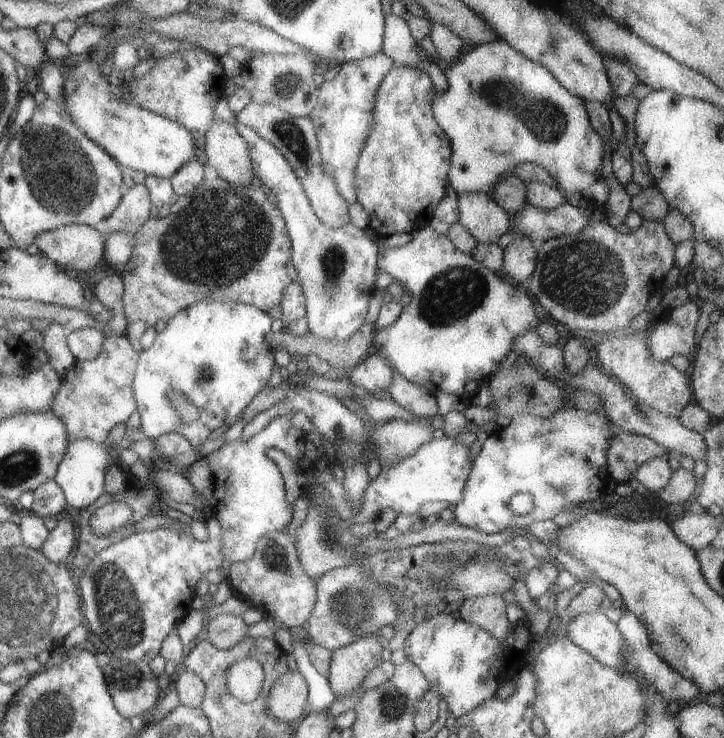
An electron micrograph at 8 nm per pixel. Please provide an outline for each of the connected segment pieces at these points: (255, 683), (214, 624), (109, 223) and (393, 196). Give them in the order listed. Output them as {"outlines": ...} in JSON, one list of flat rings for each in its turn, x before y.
{"outlines":[[[239,658,225,668,225,688,235,700,252,702,262,688,261,666,251,658]],[[219,614,213,617,205,626,207,642,215,649,229,649,235,646,247,634,247,624,239,616]],[[145,184,123,188,117,206,107,217,95,224,94,228,105,238,116,232,134,234,149,218,149,208,152,204,148,193]],[[394,64,381,79,375,92,373,124,365,140,363,152,357,156,357,164,353,170,353,192,356,201,368,216,366,226,379,238,393,233,411,233,427,224,434,206,439,204,449,188,451,150,449,139,437,126,431,114,434,89,435,86,425,71,417,67]]]}

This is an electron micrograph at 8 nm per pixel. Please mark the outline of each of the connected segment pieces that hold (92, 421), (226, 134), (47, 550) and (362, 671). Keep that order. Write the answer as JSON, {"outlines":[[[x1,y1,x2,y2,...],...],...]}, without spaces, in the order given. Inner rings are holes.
{"outlines":[[[109,335,104,338,99,354,93,360,75,360,71,368,65,372,65,376,60,376,59,389,51,400,49,410,63,422,68,442,73,442,77,438,89,438,102,443,113,425,125,423,127,418,136,411,131,383,138,356,139,352,132,347,125,335]],[[210,122,203,135,203,156,204,163,215,169,217,177,237,186,257,183,249,155,234,123]],[[72,517,67,520,61,519,49,531,47,538,45,538,45,541,39,548,39,551,47,560,63,563,63,559,69,554,73,544,75,544,74,524]],[[367,634,367,636,359,636,357,640,331,650,331,658,329,658,329,667,327,668,327,677,331,693,334,696,345,696,351,694,367,676,369,670,373,670,381,661,380,653,382,651,381,644,378,642,379,635]]]}

